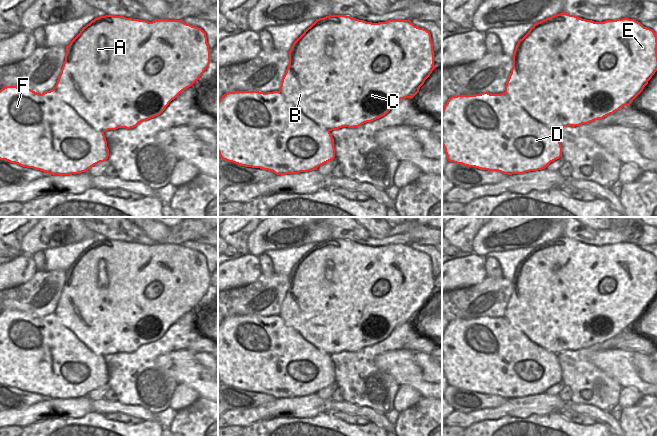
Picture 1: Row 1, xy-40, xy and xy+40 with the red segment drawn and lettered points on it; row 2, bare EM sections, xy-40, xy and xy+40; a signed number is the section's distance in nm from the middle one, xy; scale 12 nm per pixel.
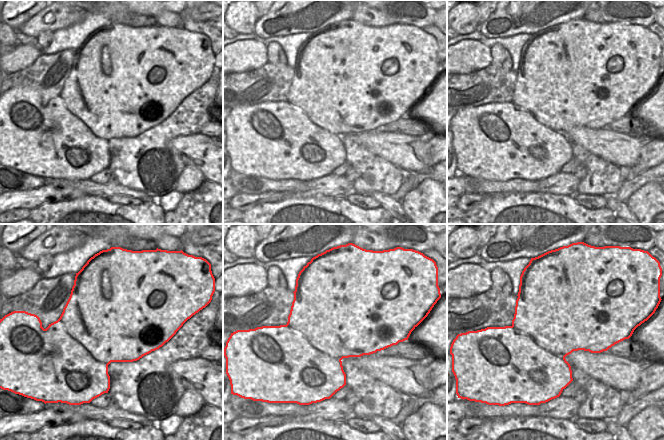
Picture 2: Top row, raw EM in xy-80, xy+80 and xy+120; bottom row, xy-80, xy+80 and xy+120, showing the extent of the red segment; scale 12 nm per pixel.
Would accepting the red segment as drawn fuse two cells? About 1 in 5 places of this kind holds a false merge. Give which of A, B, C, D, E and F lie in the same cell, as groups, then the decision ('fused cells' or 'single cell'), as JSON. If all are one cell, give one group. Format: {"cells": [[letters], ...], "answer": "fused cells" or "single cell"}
{"cells": [["A", "B", "C", "E"], ["D", "F"]], "answer": "fused cells"}

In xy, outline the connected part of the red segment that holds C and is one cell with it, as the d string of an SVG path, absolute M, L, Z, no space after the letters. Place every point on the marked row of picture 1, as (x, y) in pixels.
M346 15L316 21L293 43L279 91L312 121L327 130L354 128L385 116L399 100L412 99L436 68L431 34L410 20L366 22Z

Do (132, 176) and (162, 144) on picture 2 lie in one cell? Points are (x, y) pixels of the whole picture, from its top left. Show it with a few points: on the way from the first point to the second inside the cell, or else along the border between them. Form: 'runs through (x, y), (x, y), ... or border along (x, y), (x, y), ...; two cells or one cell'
runs through (134, 163), (134, 156), (138, 149), (149, 148); one cell

